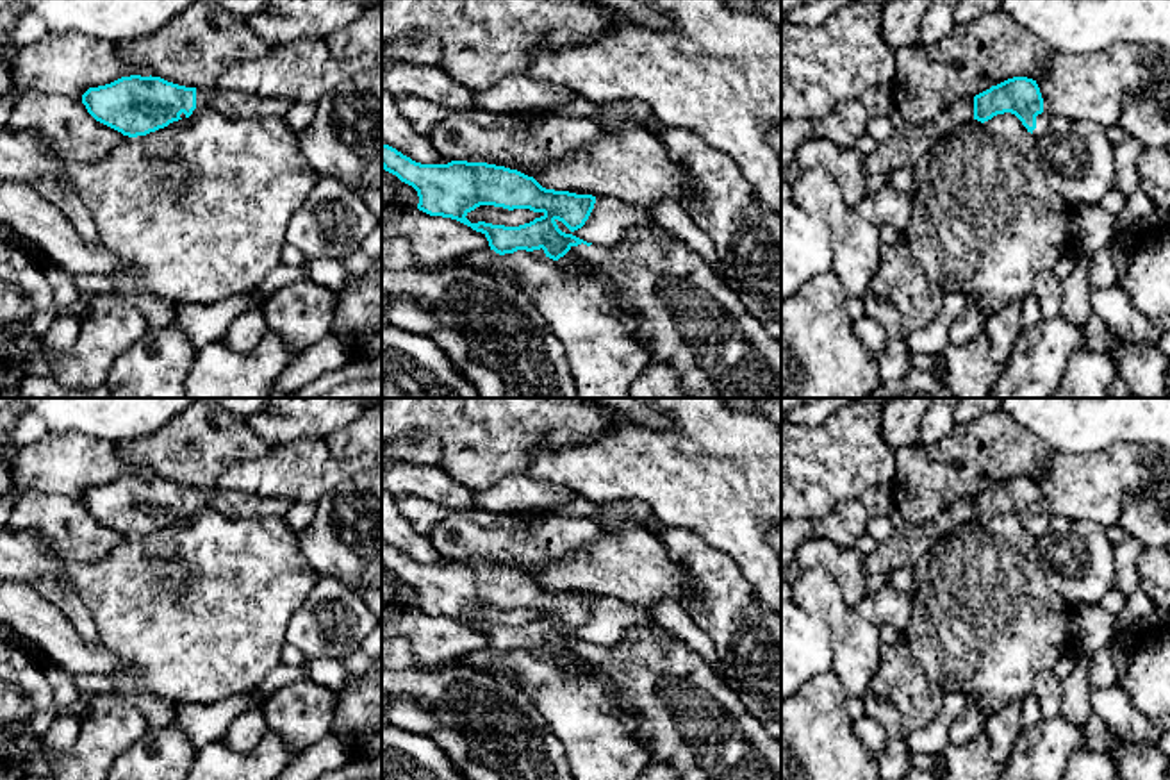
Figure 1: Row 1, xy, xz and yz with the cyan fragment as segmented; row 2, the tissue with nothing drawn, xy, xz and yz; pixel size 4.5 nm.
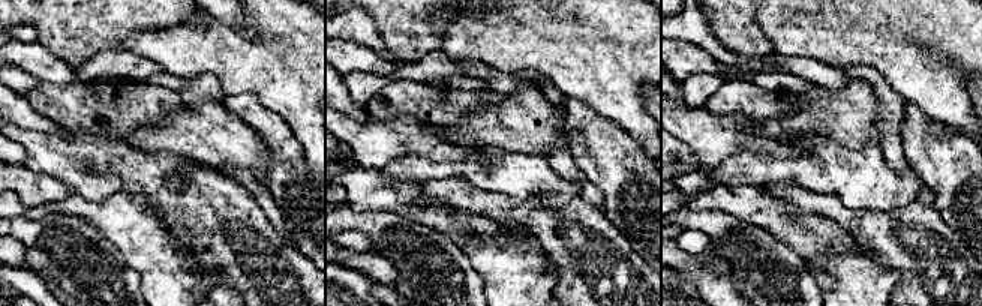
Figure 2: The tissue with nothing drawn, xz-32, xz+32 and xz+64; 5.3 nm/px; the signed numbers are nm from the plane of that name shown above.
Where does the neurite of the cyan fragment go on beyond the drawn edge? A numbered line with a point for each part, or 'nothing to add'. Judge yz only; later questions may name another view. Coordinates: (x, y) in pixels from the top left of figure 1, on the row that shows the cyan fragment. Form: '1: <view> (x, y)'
1: yz (1042, 120)

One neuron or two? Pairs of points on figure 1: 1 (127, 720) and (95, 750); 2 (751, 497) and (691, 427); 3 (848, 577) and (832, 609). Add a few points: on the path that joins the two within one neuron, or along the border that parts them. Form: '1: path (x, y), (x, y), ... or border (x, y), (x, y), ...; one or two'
1: path (120, 725), (102, 743); one
2: path (751, 475), (712, 432); one
3: border (805, 568), (821, 566), (853, 609); two

